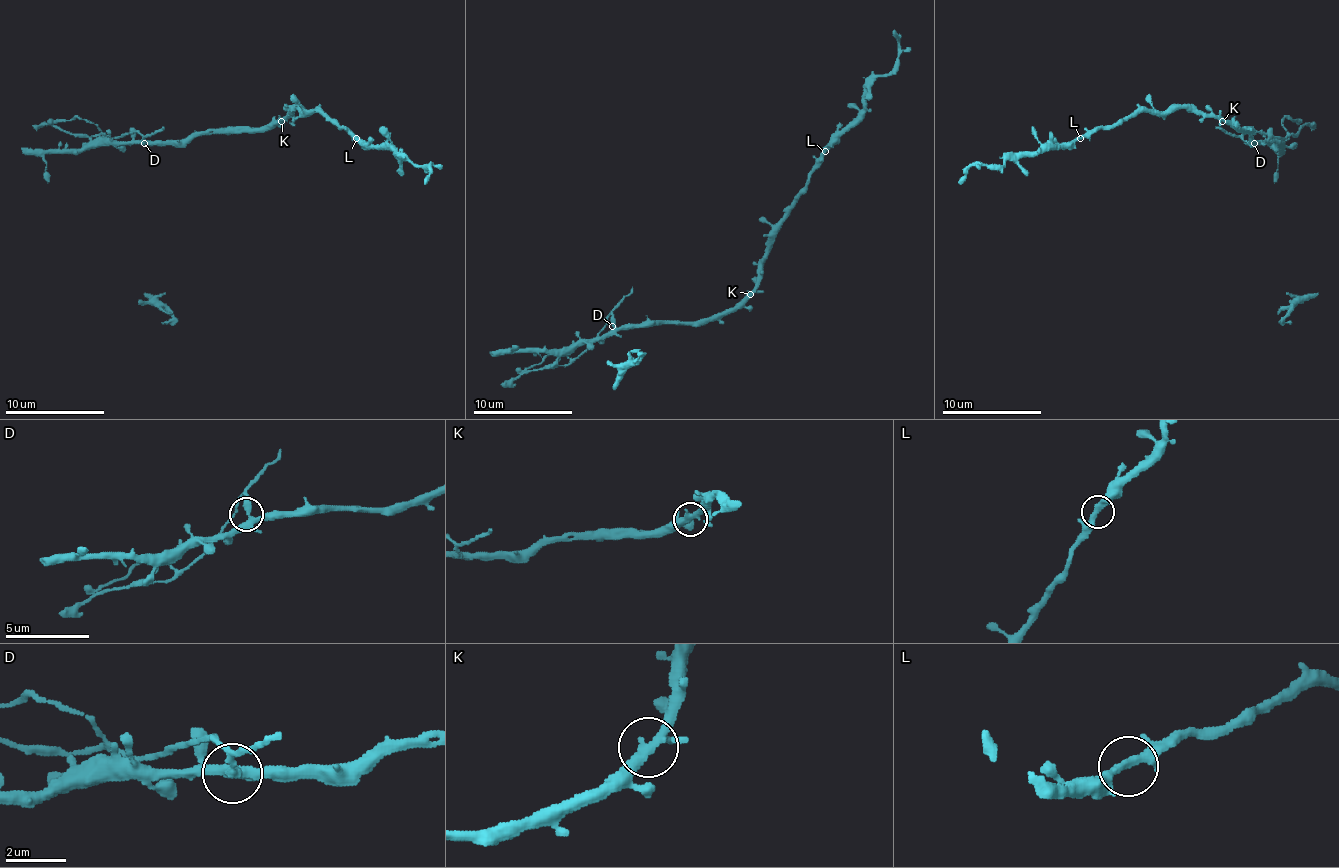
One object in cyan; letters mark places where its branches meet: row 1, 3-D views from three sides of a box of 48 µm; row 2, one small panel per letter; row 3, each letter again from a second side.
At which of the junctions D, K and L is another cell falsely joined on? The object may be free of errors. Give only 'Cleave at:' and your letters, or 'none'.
Cleave at: D

